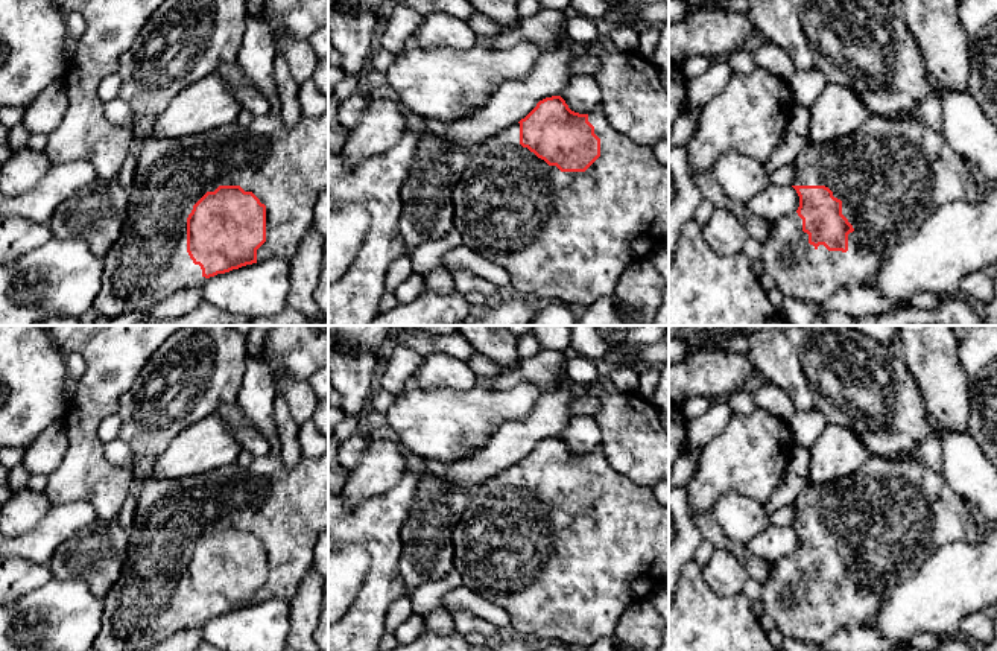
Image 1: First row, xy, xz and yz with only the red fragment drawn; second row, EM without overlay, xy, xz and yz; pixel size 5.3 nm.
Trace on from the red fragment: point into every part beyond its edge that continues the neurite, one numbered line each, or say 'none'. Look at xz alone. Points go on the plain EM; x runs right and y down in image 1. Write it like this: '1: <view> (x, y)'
1: xz (569, 577)

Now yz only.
1: yz (891, 514)

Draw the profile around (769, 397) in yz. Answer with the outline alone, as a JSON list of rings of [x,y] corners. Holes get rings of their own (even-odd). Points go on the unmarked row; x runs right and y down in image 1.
[[[764,382],[754,394],[755,405],[769,414],[781,420],[789,420],[795,414],[795,406],[790,397],[780,389],[778,386],[772,385],[771,382]]]

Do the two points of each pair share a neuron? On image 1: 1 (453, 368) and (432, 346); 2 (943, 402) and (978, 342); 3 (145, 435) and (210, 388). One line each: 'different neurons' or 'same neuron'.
1: different neurons
2: different neurons
3: same neuron

